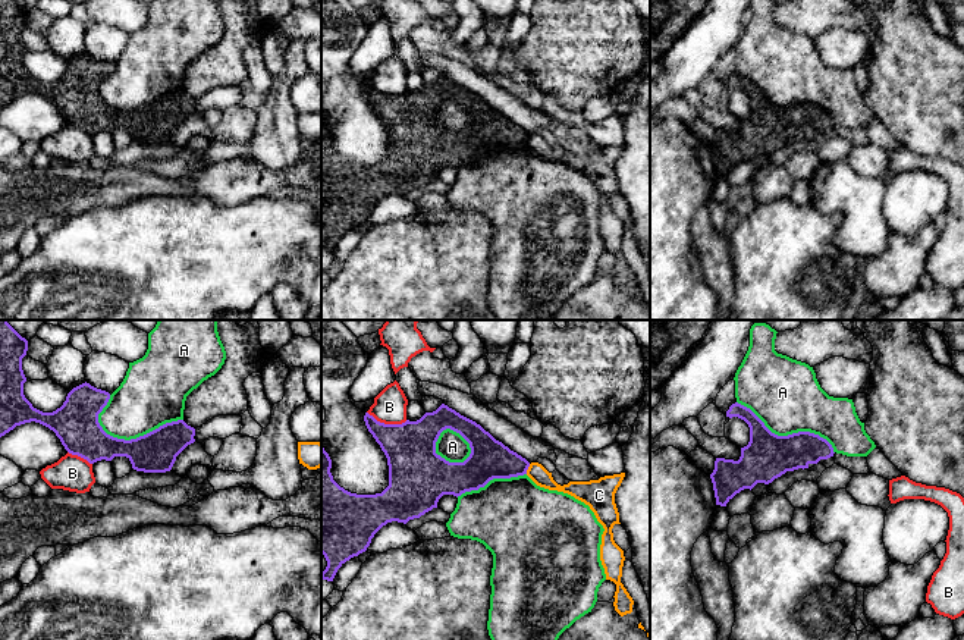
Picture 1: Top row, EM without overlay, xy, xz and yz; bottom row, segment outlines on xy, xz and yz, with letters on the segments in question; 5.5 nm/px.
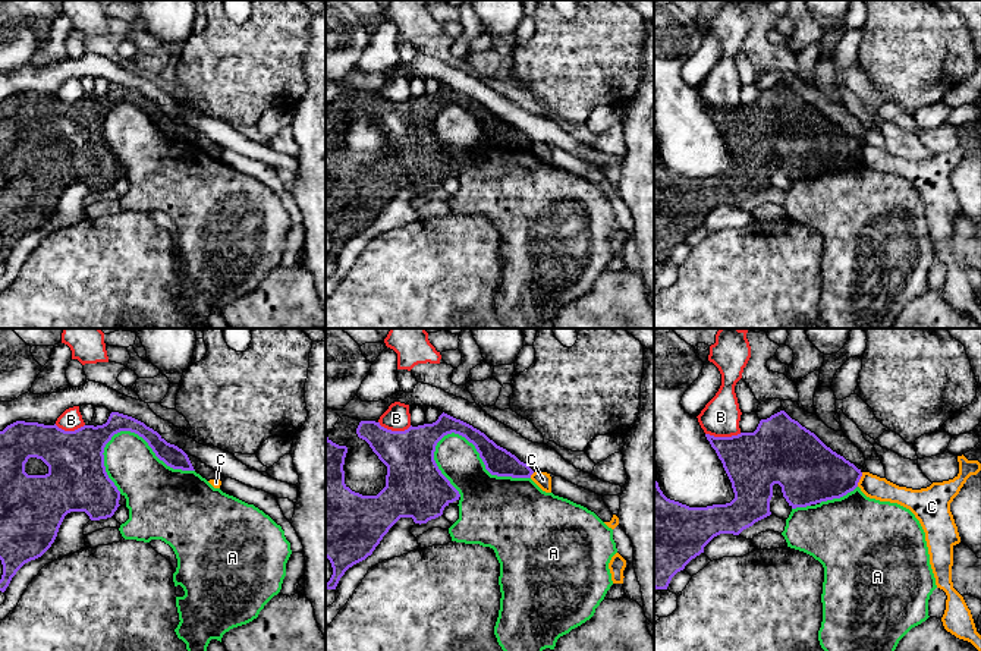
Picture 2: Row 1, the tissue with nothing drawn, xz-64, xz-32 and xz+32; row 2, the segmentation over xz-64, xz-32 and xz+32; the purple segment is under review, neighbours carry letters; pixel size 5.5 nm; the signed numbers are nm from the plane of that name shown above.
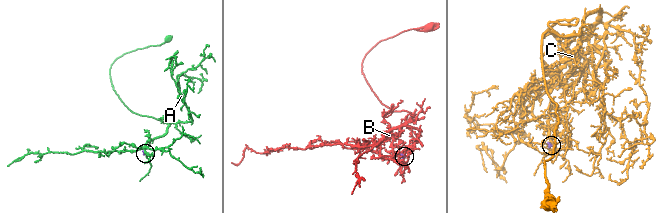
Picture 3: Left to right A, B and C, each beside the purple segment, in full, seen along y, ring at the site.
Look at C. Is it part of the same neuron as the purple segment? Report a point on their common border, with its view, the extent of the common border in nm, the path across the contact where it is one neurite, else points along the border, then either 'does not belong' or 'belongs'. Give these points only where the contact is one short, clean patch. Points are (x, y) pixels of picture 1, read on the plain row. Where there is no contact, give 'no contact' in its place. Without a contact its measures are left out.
contact xz (527, 140); length 60 nm; way xz (489, 129), (527, 140), (537, 144); belongs

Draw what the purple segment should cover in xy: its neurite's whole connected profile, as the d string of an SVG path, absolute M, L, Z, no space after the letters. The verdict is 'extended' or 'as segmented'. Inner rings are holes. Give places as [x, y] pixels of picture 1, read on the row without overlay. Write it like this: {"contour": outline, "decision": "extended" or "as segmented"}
{"contour": "M0 0L0 109L16 97L35 92L53 101L69 125L90 135L126 128L134 141L144 144L170 142L176 128L195 113L195 100L183 91L166 94L131 112L107 106L98 85L110 65L87 53L73 59L56 82L34 79L23 66L22 29L26 22L28 12L15 0Z", "decision": "as segmented"}

